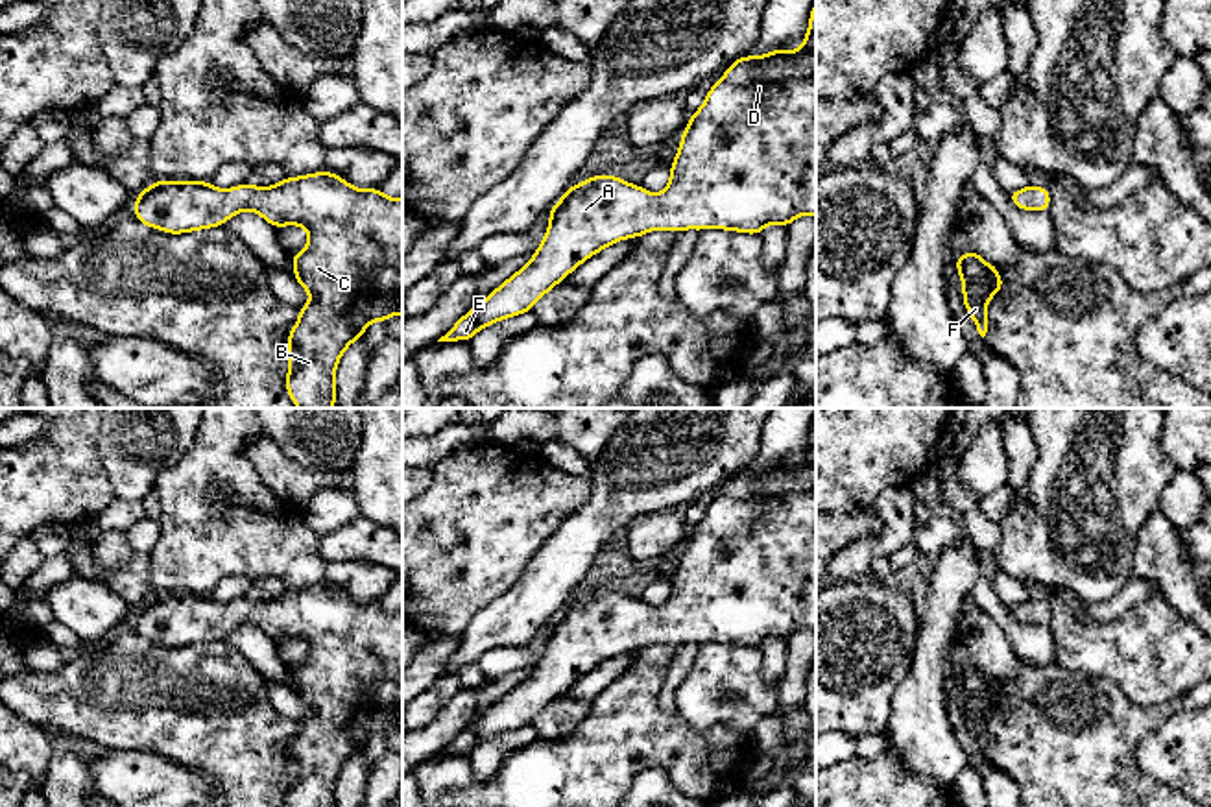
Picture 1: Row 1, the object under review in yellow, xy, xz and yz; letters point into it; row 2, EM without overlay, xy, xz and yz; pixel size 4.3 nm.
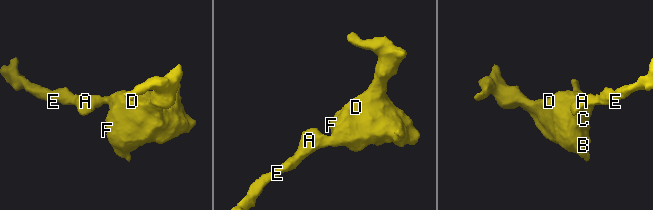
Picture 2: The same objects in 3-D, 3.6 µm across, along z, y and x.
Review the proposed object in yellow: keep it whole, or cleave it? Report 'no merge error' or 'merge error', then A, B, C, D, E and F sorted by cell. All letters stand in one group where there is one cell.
no merge error; A B C D E F

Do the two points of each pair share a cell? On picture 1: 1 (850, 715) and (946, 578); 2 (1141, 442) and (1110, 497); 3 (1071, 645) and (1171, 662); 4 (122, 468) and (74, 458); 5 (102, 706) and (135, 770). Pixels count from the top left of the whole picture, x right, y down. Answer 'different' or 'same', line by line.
1: different
2: same
3: same
4: different
5: different

